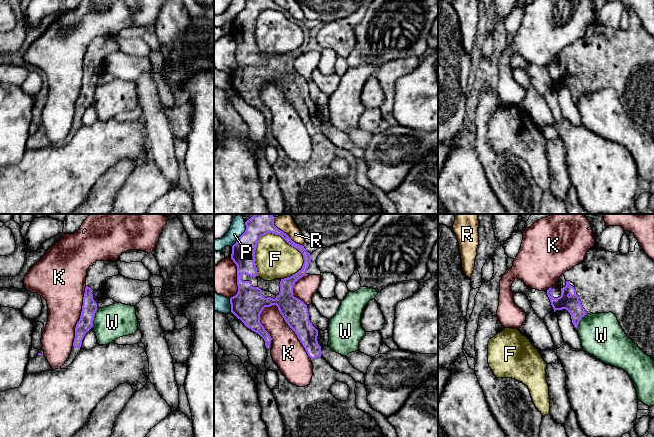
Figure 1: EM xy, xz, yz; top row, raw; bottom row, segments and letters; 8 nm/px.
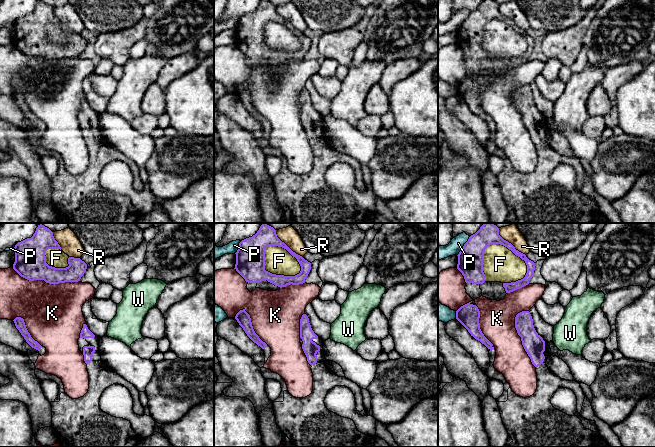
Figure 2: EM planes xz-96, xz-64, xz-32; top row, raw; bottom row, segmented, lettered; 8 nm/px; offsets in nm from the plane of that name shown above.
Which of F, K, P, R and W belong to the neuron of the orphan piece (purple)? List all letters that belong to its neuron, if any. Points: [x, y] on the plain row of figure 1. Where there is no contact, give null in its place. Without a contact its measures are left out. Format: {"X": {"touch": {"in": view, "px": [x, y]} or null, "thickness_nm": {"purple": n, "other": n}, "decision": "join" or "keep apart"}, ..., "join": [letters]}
{"F": {"touch": {"in": "xz", "px": [263, 11]}, "thickness_nm": {"purple": 190, "other": 320}, "decision": "keep apart"}, "K": {"touch": {"in": "xz", "px": [290, 103]}, "thickness_nm": {"purple": 200, "other": 260}, "decision": "keep apart"}, "P": {"touch": {"in": "xz", "px": [241, 11]}, "thickness_nm": {"purple": 190, "other": 110}, "decision": "keep apart"}, "R": {"touch": {"in": "xz", "px": [288, 12]}, "thickness_nm": {"purple": 110, "other": 100}, "decision": "keep apart"}, "W": {"touch": {"in": "xy", "px": [93, 93]}, "thickness_nm": {"purple": 120, "other": 280}, "decision": "keep apart"}, "join": []}

